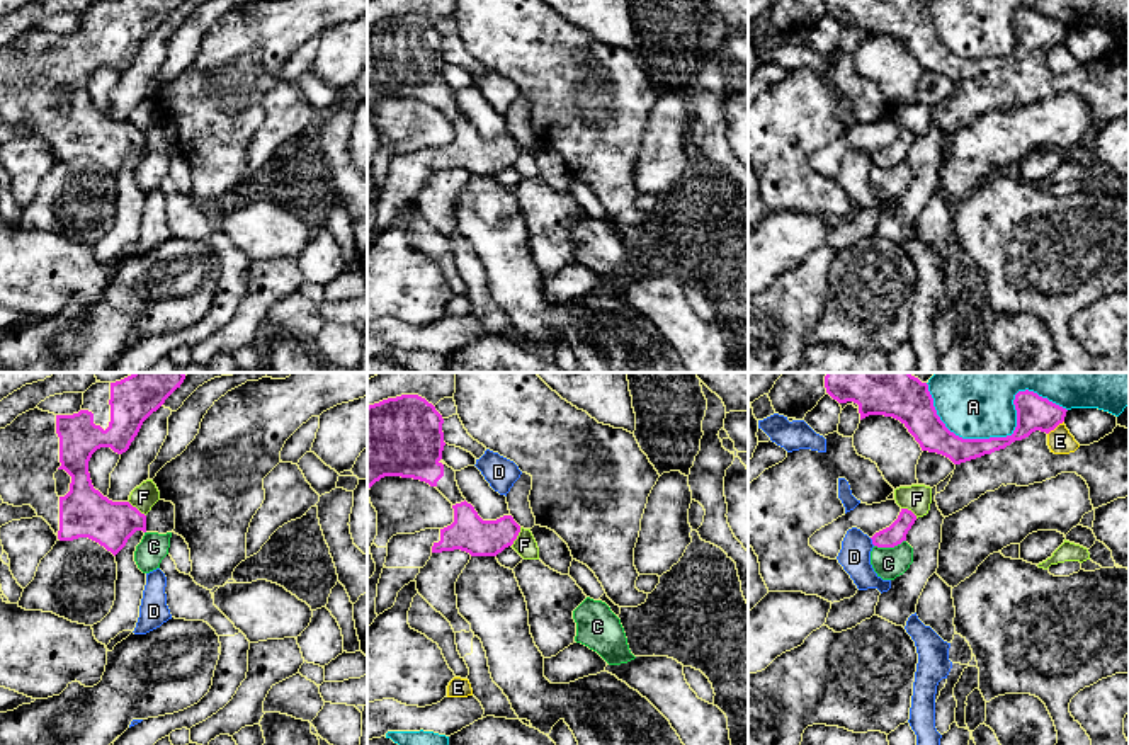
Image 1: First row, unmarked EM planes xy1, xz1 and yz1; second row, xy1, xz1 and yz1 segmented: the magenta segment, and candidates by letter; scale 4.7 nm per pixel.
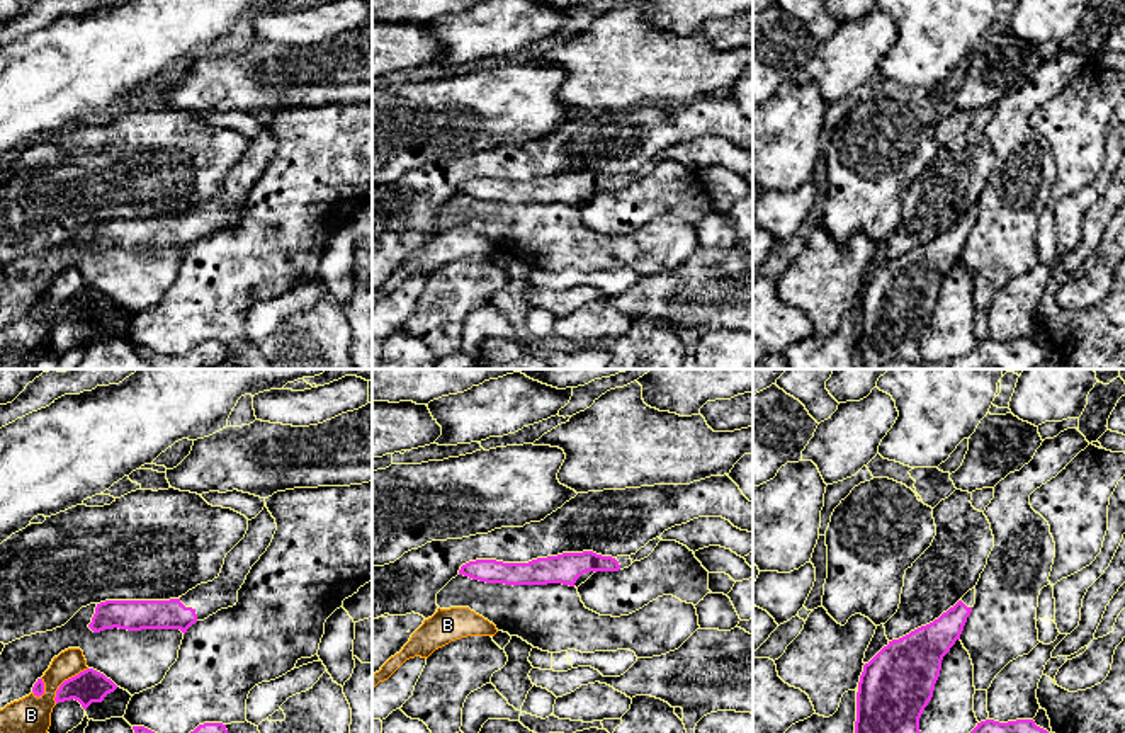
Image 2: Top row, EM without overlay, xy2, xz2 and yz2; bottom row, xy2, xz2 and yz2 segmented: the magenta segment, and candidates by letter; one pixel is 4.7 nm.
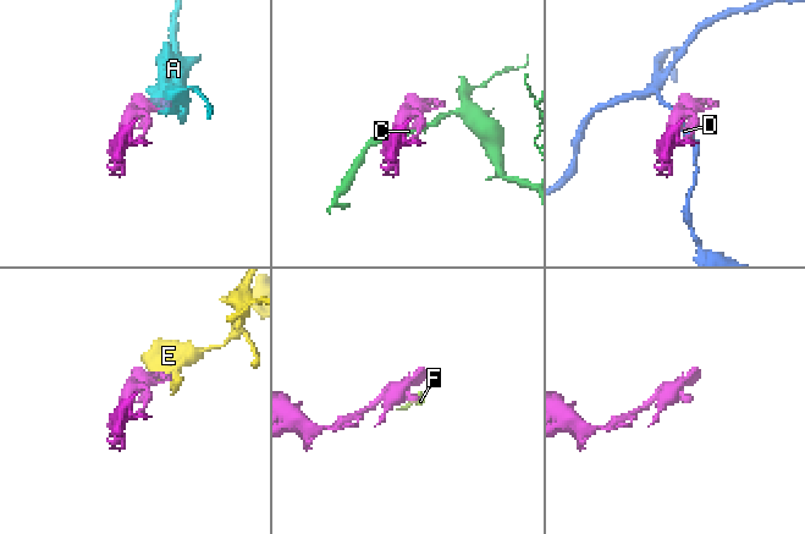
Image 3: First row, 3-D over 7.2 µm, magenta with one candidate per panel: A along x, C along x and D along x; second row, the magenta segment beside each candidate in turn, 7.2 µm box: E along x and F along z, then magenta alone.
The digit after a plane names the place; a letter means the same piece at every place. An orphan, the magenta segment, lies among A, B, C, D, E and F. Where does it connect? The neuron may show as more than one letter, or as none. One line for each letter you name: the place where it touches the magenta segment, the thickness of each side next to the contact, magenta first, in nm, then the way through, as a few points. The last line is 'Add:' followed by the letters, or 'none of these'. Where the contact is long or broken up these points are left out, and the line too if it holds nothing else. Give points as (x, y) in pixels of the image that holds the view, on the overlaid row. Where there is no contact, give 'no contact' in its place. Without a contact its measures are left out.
Add: none of these

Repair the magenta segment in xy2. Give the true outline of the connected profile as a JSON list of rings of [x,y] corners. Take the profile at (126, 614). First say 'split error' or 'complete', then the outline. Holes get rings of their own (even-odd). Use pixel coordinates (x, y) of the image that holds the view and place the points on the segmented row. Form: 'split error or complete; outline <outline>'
split error; outline [[[265,503],[263,510],[248,520],[245,537],[226,554],[218,578],[197,585],[178,599],[100,602],[88,628],[93,633],[119,628],[127,631],[180,629],[185,634],[197,621],[236,605],[238,590],[270,546],[275,531],[275,519]]]

